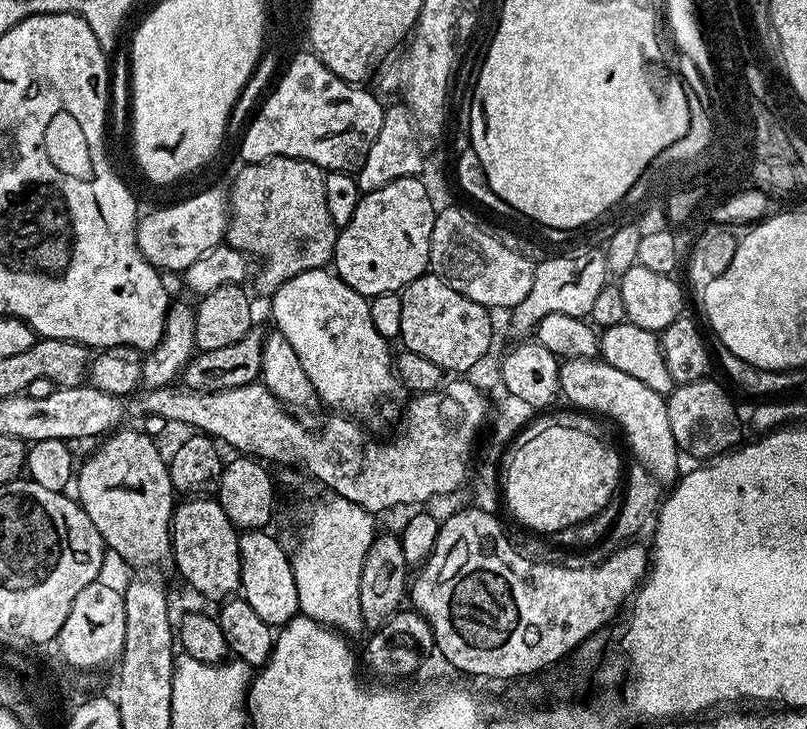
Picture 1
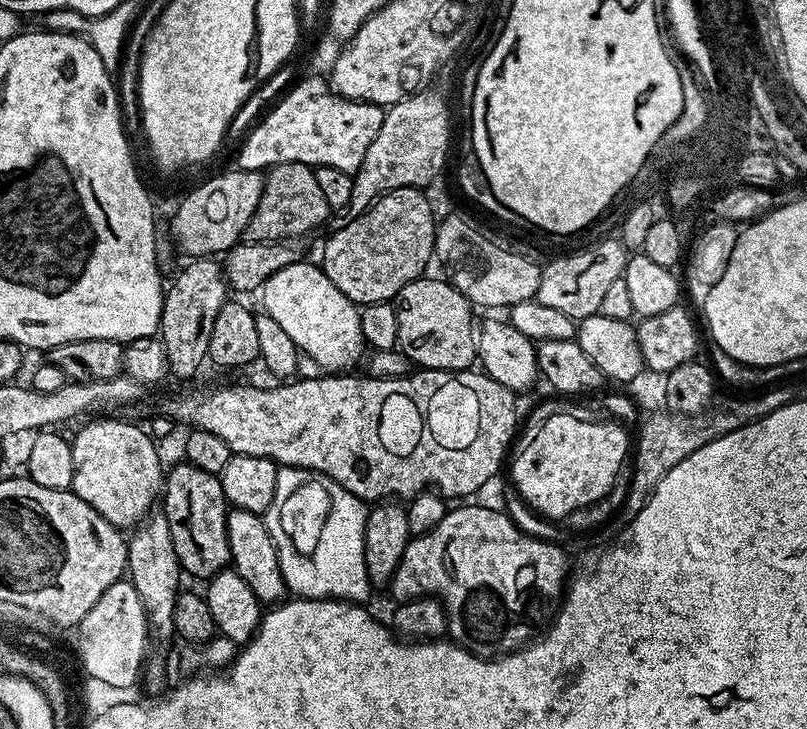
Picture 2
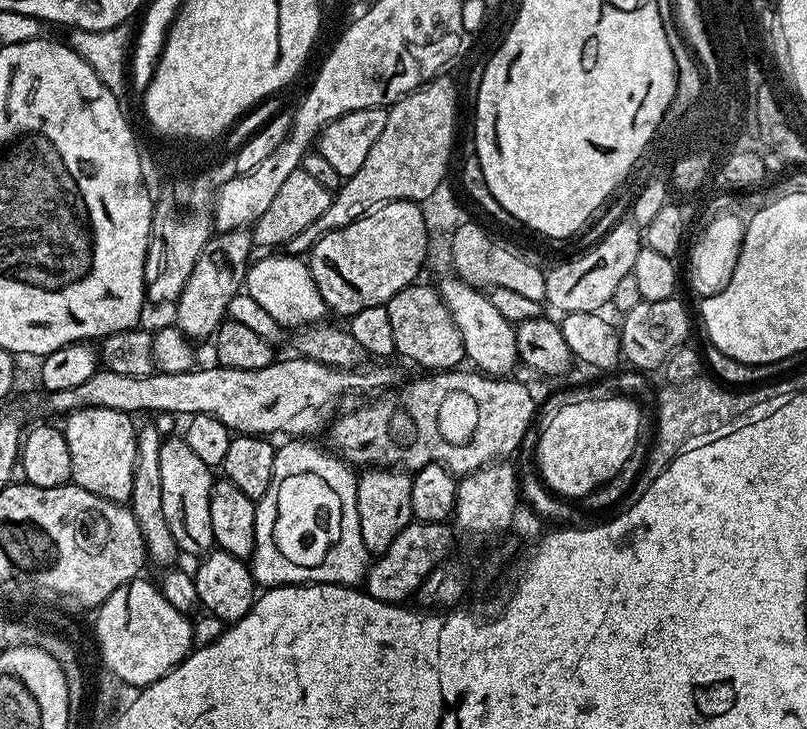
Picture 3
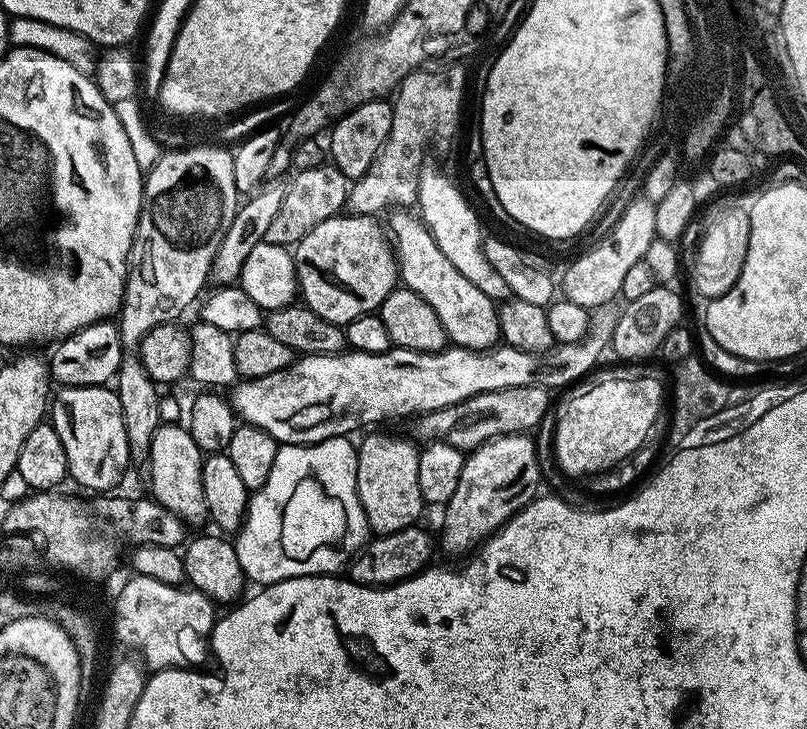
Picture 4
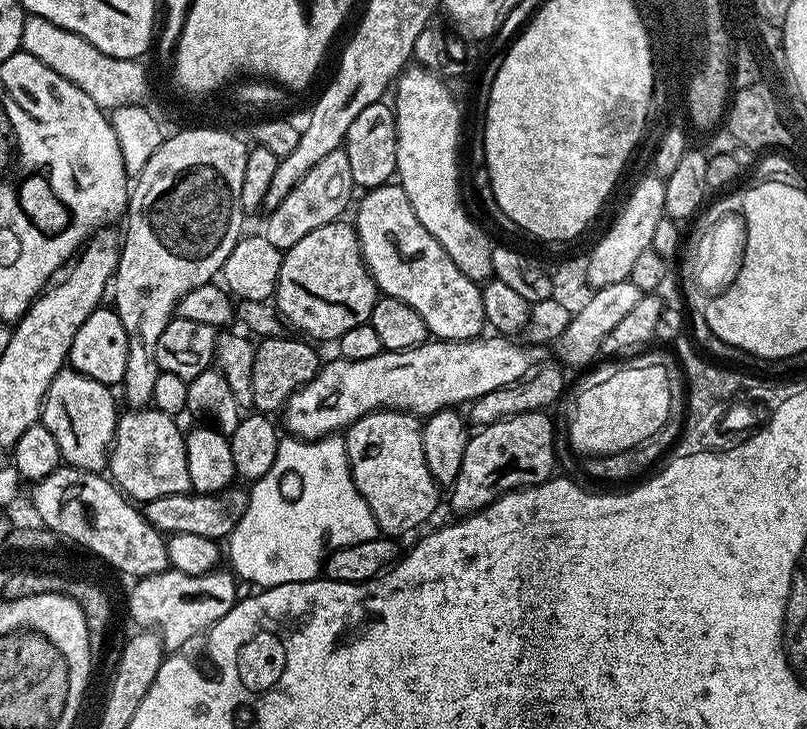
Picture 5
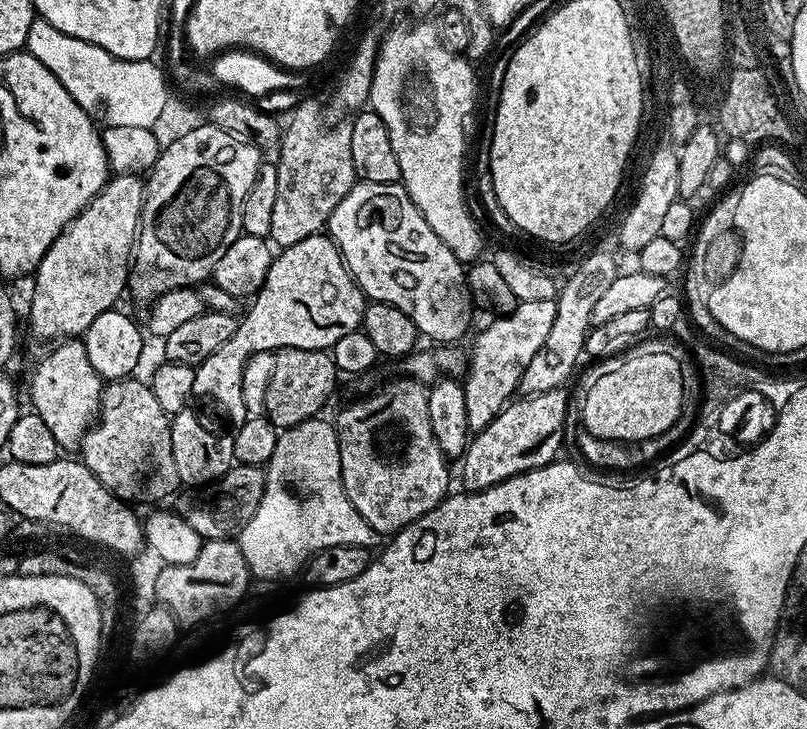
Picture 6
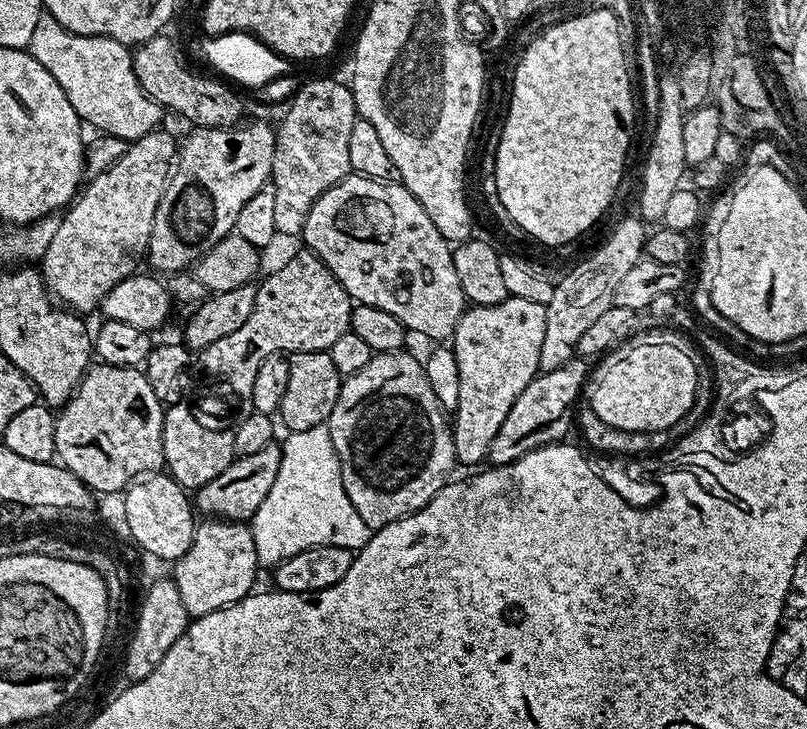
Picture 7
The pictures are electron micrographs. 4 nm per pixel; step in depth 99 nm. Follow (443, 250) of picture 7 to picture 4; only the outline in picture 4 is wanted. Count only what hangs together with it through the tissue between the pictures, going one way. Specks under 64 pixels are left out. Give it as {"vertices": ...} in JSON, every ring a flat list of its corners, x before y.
{"vertices":[[396,210,386,220,386,232,390,237,392,251,396,253,398,280,414,294,430,302,438,322,446,330,449,341,458,348,494,348,500,340,500,313,497,301,486,298,467,278,462,278,454,265,438,250,438,242,428,233,419,215,412,216,408,210]]}

